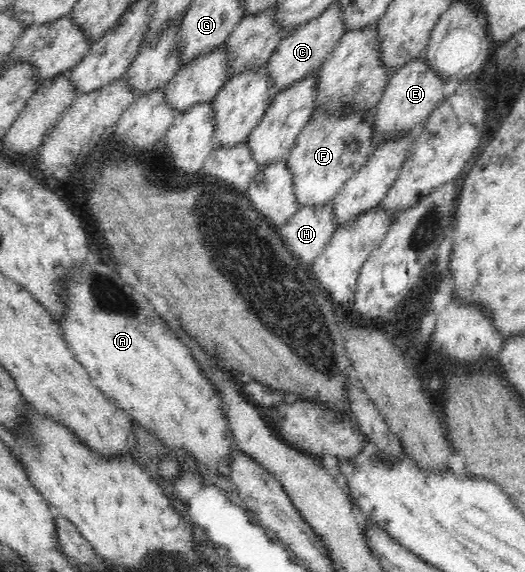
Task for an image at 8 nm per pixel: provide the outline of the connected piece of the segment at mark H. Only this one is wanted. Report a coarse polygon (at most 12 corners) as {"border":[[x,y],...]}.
{"border":[[333,202],[304,205],[276,231],[310,264],[337,229]]}

